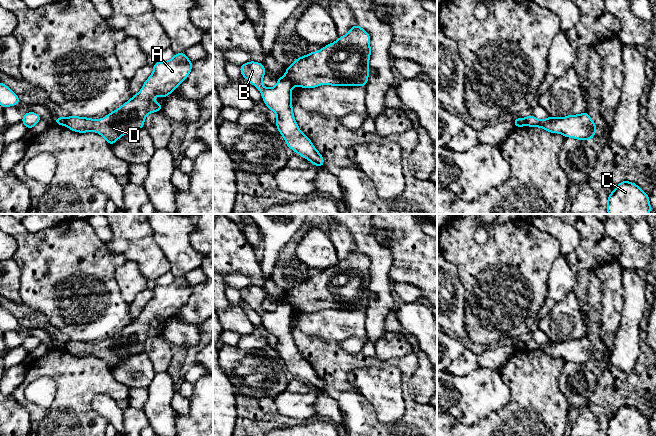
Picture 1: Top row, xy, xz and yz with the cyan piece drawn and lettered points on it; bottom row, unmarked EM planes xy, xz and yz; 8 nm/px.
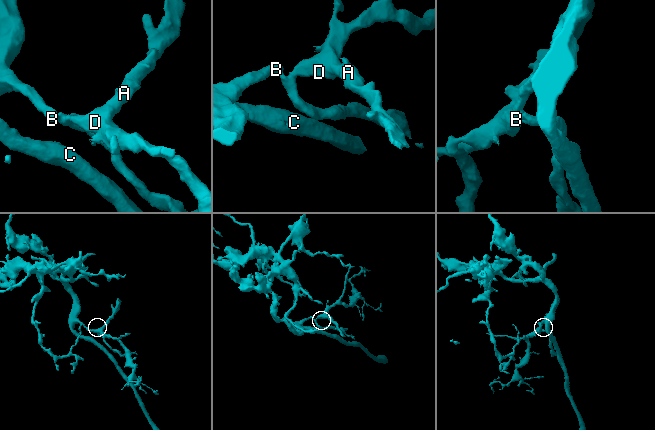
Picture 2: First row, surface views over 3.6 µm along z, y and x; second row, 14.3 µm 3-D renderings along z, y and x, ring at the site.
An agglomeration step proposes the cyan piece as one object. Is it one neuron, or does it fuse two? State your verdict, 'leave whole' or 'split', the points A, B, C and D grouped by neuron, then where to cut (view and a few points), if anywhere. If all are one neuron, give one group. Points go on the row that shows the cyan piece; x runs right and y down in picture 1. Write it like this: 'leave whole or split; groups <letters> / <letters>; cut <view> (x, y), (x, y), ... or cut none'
split; groups A D / B C; cut xz (285, 75), (294, 84)

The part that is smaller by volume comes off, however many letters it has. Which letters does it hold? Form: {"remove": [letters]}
{"remove": ["A", "D"]}

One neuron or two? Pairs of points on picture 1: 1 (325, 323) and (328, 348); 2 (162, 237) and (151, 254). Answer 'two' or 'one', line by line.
1: two
2: two

